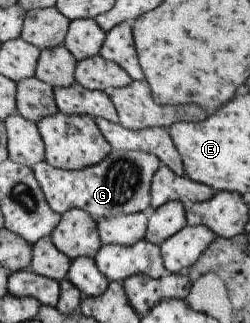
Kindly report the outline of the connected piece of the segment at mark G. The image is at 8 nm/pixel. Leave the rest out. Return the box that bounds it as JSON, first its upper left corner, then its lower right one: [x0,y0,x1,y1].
[32,149,161,222]

